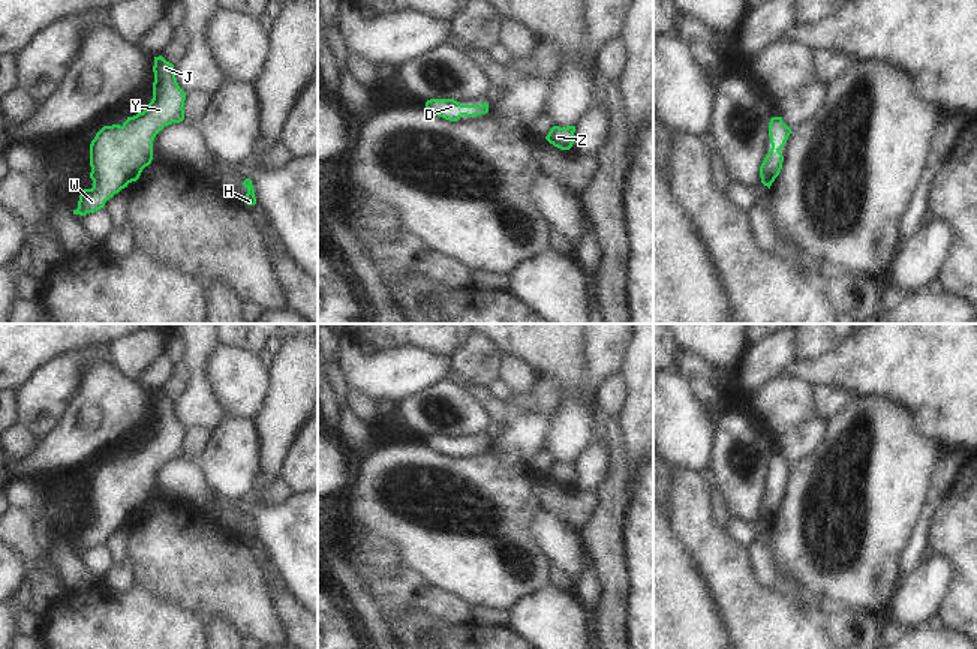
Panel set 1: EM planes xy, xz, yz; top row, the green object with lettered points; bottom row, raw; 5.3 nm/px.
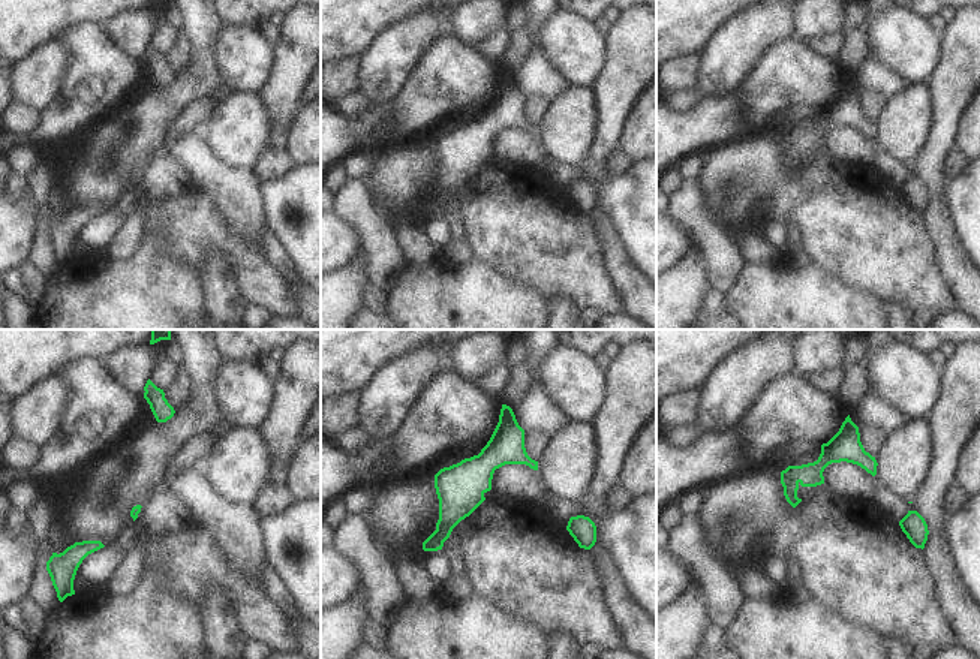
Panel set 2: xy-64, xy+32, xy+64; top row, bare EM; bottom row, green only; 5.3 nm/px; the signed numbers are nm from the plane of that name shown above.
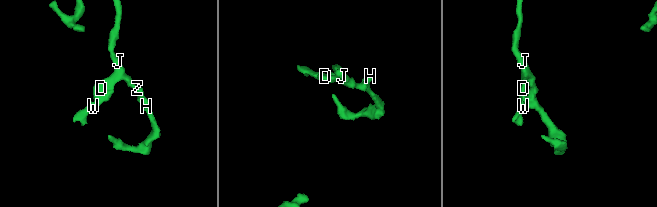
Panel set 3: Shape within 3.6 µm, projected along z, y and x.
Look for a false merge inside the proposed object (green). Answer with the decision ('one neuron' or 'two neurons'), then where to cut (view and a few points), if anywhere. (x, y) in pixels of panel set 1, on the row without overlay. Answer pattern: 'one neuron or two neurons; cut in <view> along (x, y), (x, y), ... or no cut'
one neuron; no cut

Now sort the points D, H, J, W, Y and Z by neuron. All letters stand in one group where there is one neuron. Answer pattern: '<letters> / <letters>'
D H J W Y Z

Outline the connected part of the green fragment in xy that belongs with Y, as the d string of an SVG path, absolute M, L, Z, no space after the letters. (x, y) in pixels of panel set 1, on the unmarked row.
M154 393L153 435L142 448L120 460L103 462L90 480L91 525L79 531L73 550L85 552L136 517L153 496L156 471L172 459L184 456L186 429L180 424L174 400Z

